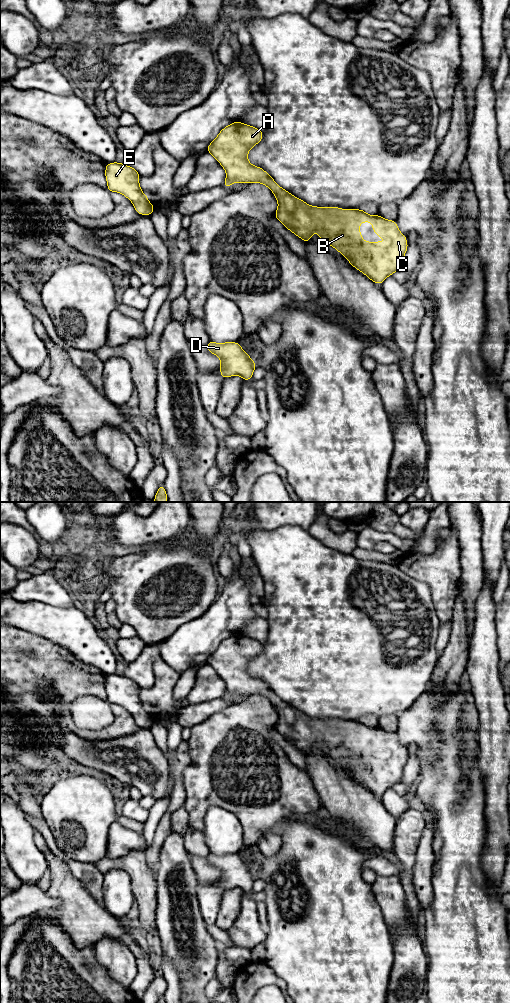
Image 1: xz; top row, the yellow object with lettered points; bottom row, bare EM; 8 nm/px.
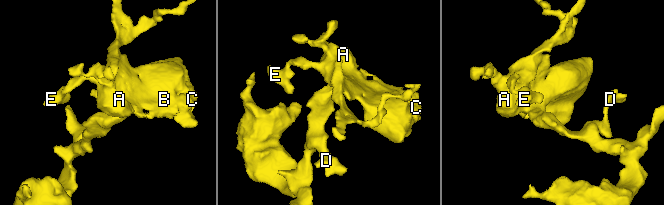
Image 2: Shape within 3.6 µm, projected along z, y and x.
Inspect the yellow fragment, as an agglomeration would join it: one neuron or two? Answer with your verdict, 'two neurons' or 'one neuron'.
one neuron

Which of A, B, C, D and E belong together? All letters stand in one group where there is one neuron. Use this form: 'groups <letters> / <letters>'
groups A B C D E

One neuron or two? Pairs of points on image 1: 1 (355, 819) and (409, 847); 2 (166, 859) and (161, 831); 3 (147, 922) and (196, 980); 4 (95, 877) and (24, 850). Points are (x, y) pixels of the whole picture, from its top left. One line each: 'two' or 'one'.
1: two
2: two
3: two
4: two

